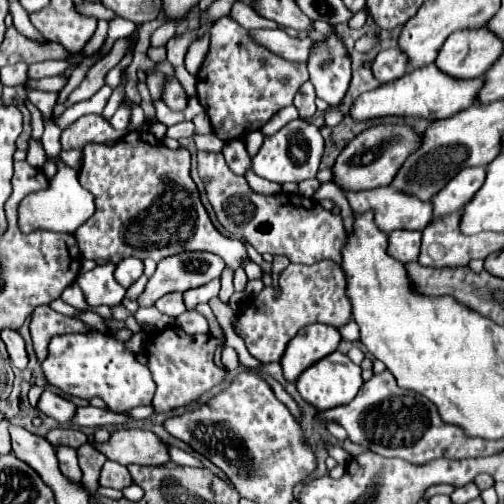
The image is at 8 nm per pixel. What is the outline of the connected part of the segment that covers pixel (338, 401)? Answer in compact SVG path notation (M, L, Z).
M334 351L334 353L326 355L326 357L322 357L320 361L312 363L306 371L302 371L298 381L296 381L296 387L298 387L300 395L302 395L302 399L312 403L318 411L326 411L330 407L346 405L356 397L358 389L364 383L360 373L362 373L362 369L356 363L352 363L348 359L348 355L344 355L340 351Z

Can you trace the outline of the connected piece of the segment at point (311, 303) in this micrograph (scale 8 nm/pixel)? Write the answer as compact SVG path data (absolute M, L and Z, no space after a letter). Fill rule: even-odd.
M324 259L310 267L290 263L282 271L278 287L278 295L274 287L264 287L258 295L248 297L244 309L238 313L238 321L234 327L236 333L244 339L250 355L262 363L280 363L290 339L306 325L328 323L334 327L342 327L352 319L352 305L346 297L346 279L342 267L330 259Z

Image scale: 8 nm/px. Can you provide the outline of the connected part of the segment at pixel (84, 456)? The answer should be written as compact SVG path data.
M86 443L78 449L78 461L80 461L82 473L84 473L86 489L96 491L98 489L98 475L100 475L100 469L102 469L106 457L102 457L98 451L94 451L94 447L90 443Z

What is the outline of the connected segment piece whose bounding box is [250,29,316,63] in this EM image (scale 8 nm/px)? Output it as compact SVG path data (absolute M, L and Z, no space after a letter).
M258 29L258 31L250 31L250 33L260 45L266 45L270 51L274 51L280 57L286 57L290 61L306 63L308 57L312 55L312 51L316 49L314 39L290 37L284 29Z

